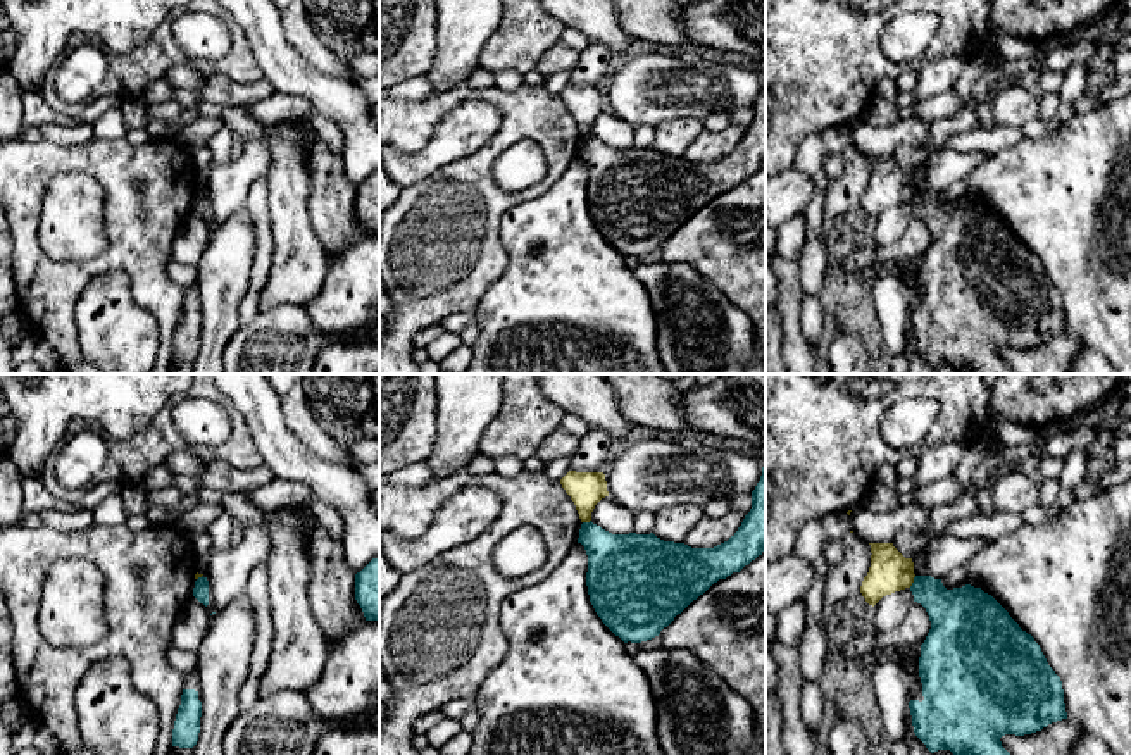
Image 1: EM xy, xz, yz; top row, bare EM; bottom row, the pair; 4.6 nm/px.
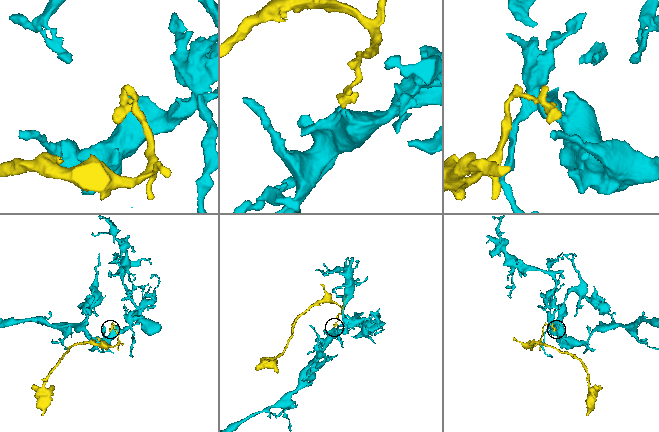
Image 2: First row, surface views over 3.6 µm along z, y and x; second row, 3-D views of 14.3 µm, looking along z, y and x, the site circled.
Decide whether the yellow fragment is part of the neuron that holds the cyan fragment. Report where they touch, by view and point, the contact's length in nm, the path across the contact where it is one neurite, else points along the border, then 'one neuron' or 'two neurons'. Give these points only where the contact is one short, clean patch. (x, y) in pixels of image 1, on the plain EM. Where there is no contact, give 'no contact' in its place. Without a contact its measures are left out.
meets cyan in yz at (914, 195); contact 70 nm long; border along yz (916, 190), (909, 200); two neurons

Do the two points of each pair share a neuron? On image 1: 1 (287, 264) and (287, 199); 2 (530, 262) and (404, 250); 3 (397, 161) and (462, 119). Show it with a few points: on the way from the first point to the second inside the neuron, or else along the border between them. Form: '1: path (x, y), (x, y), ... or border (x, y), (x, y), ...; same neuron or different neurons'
1: path (287, 249), (287, 214); same neuron
2: border (502, 221), (507, 268), (485, 293); different neurons
3: path (414, 161), (424, 161), (449, 137); same neuron

